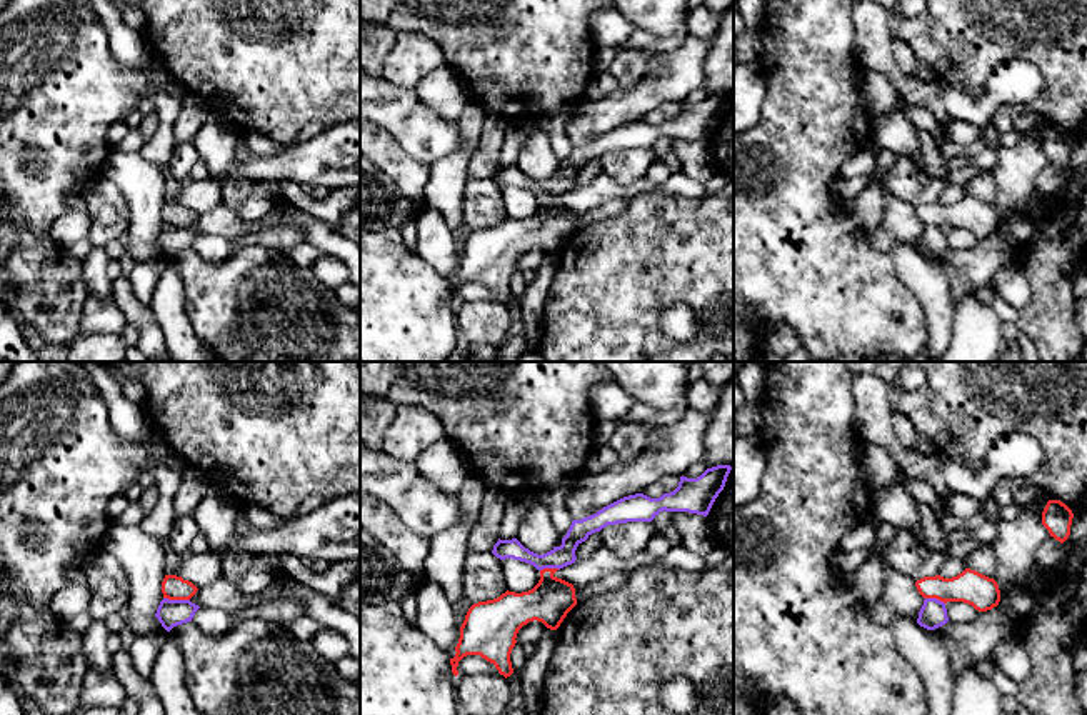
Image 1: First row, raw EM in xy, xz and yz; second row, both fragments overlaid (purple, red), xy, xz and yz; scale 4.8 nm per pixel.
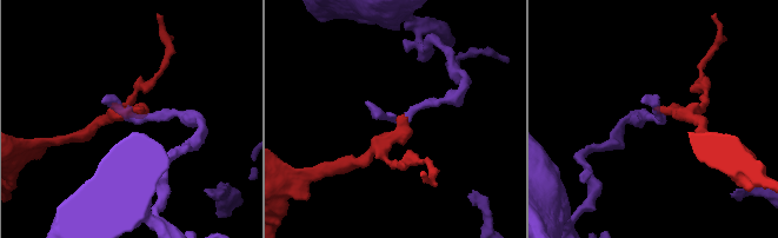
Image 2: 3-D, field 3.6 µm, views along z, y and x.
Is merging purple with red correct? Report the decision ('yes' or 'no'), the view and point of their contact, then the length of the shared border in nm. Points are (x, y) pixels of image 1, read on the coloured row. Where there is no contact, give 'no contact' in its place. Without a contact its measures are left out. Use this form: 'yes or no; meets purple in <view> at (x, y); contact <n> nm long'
no; meets purple in xy at (177, 600); contact 130 nm long

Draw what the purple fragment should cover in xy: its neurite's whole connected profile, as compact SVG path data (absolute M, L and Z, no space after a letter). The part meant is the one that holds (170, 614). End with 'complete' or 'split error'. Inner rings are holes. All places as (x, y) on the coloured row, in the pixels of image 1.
M163 598L157 608L155 617L162 627L170 632L173 627L192 622L200 607L190 600L168 600Z | complete

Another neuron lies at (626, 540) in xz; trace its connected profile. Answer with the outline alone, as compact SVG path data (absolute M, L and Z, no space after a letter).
M627 522L607 525L599 532L602 547L612 550L619 558L627 560L649 548L657 533L652 522Z

